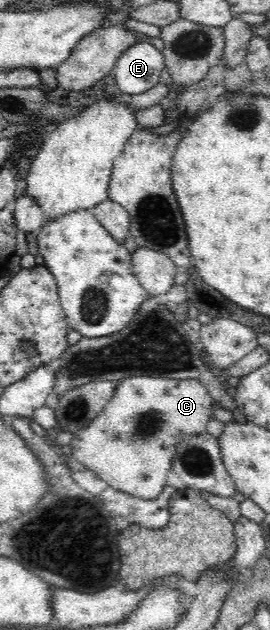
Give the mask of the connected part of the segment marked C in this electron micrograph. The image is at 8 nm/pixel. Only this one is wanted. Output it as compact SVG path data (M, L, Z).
M133 376L117 382L113 398L105 405L88 427L81 429L70 441L66 457L77 460L85 469L92 470L111 488L126 492L145 500L157 498L167 485L172 470L172 458L178 442L185 435L196 435L206 431L207 421L215 419L214 404L209 391L200 380L189 378L175 380L156 376Z

